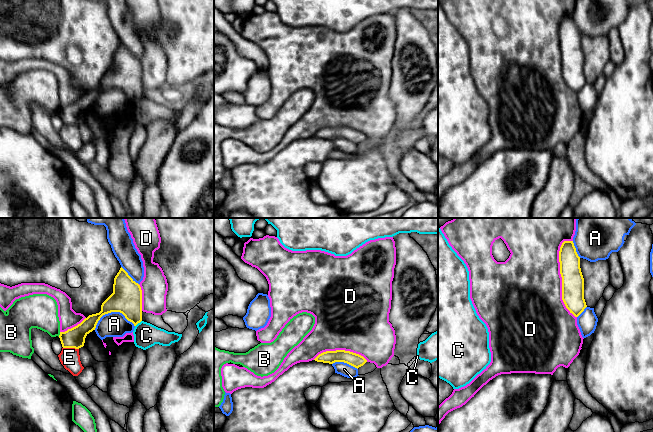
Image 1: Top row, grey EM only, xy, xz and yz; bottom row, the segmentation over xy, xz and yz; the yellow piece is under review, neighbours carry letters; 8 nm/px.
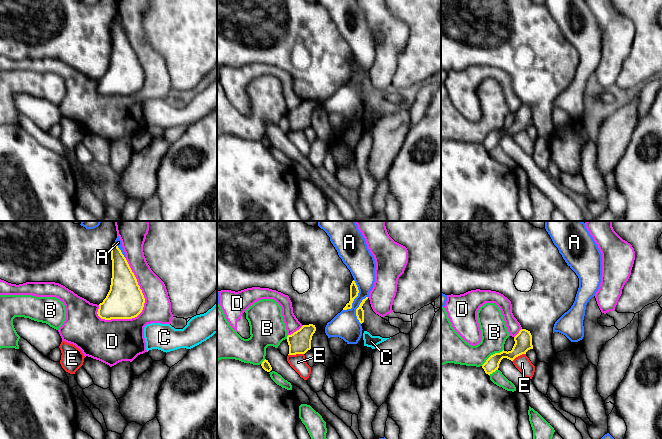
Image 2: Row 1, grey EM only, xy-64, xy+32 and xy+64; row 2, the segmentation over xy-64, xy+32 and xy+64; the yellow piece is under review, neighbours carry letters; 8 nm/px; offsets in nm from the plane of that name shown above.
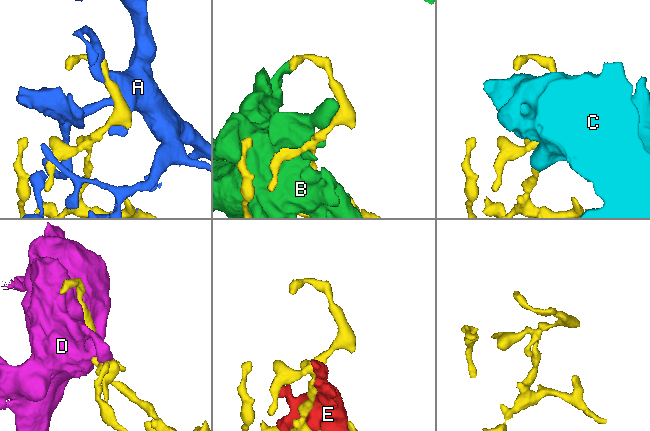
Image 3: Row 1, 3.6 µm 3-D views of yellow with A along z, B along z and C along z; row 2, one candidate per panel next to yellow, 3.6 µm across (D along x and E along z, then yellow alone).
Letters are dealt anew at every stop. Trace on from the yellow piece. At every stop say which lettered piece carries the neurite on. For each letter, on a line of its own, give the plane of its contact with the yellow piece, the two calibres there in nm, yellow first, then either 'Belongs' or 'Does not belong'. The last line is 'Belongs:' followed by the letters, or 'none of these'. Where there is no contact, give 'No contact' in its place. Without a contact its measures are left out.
A: Touches yellow in xy. Thickness 240 nm (yellow) against 200 nm. Does not belong
B: Touches yellow in xy. Thickness 160 nm (yellow) against 280 nm. Does not belong
C: Touches yellow in xy. Thickness 240 nm (yellow) against 200 nm. Does not belong
D: Touches yellow in yz. Thickness 180 nm (yellow) against 480 nm. Does not belong
E: Touches yellow in xy. Thickness 160 nm (yellow) against 160 nm. Does not belong
Belongs: none of these

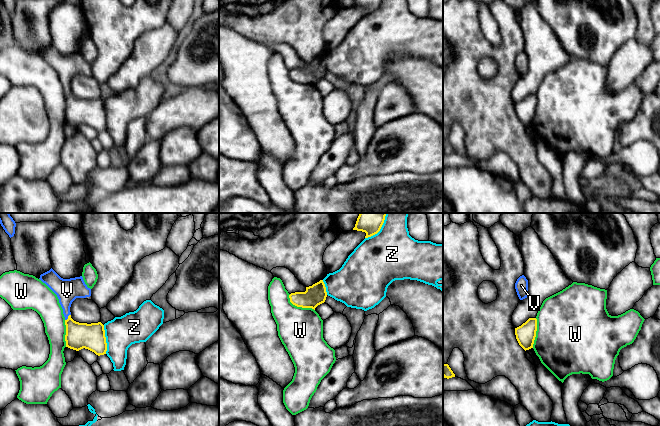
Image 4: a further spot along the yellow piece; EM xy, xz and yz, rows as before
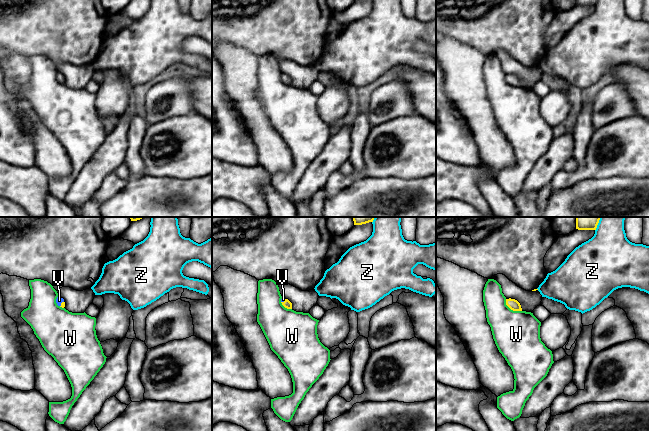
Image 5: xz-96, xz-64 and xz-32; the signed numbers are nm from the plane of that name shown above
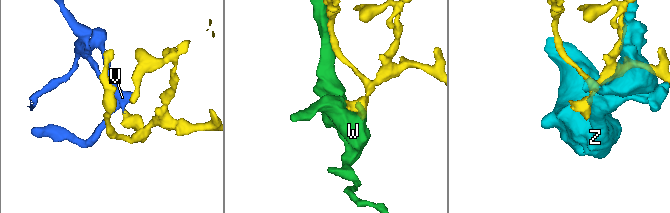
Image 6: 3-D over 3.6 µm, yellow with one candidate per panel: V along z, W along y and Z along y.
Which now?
V: Touches yellow in xy. Thickness 200 nm (yellow) against 190 nm. Belongs
W: Touches yellow in xz. Thickness 160 nm (yellow) against 360 nm. Does not belong
Z: Touches yellow in xy. Thickness 200 nm (yellow) against 260 nm. Does not belong
Belongs: V

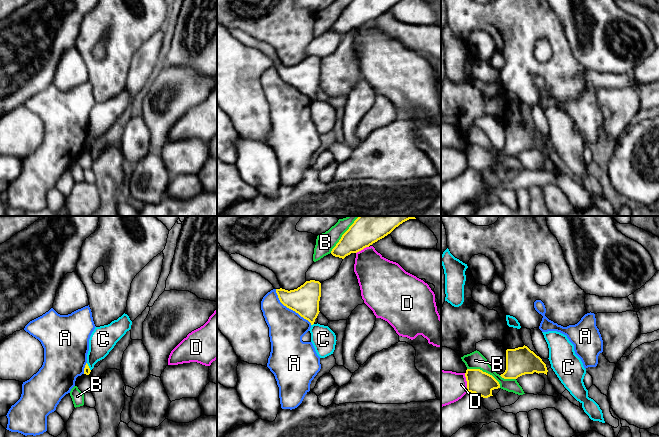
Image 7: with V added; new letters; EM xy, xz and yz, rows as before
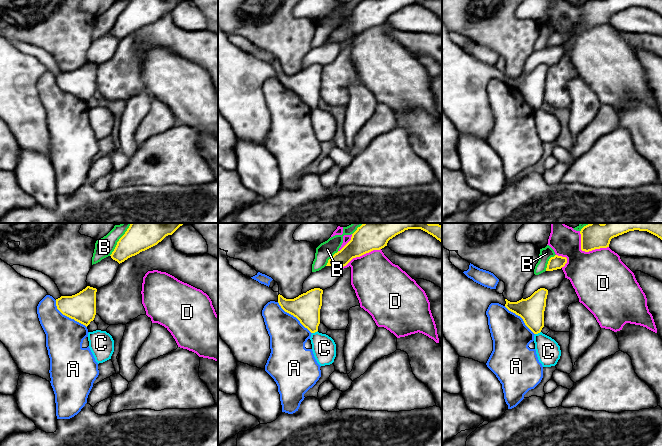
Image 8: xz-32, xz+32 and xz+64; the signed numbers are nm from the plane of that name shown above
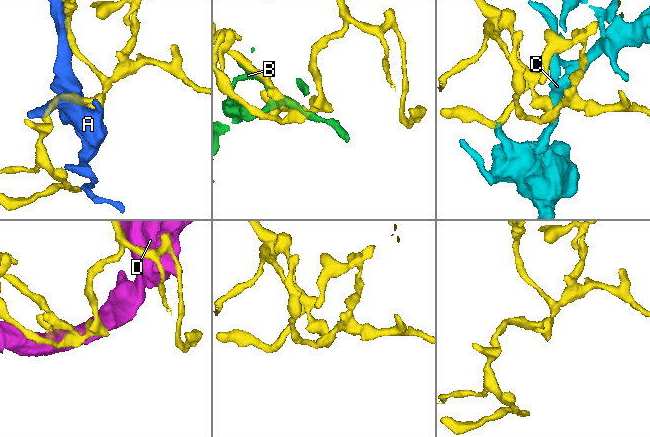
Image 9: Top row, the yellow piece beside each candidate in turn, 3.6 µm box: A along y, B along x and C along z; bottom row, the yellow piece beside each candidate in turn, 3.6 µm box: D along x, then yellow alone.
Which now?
A: Touches yellow in xz. Thickness 240 nm (yellow) against 280 nm. Does not belong
B: Touches yellow in yz. Thickness 190 nm (yellow) against 140 nm. Does not belong
C: Touches yellow in xz. Thickness 240 nm (yellow) against 190 nm. Does not belong
D: Touches yellow in yz. Thickness 190 nm (yellow) against 280 nm. Does not belong
Belongs: none of these

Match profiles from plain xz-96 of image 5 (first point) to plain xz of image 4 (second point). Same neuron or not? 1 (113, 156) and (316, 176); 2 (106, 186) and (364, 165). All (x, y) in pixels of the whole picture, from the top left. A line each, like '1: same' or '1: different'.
1: same
2: same

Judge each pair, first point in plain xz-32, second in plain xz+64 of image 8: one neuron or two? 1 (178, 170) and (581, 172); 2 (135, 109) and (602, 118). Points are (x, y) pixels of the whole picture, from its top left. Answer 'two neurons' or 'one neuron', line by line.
1: one neuron
2: two neurons

